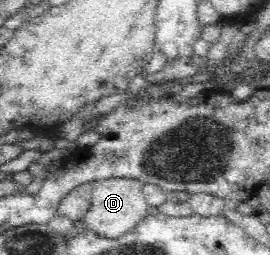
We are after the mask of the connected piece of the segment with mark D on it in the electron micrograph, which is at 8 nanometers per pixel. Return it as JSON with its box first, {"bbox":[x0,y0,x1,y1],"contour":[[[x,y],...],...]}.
{"bbox":[82,177,149,239],"contour":[[[116,177],[94,182],[92,200],[88,213],[82,217],[88,230],[94,230],[104,237],[116,239],[128,233],[142,218],[145,217],[149,205],[144,198],[142,181]]]}

